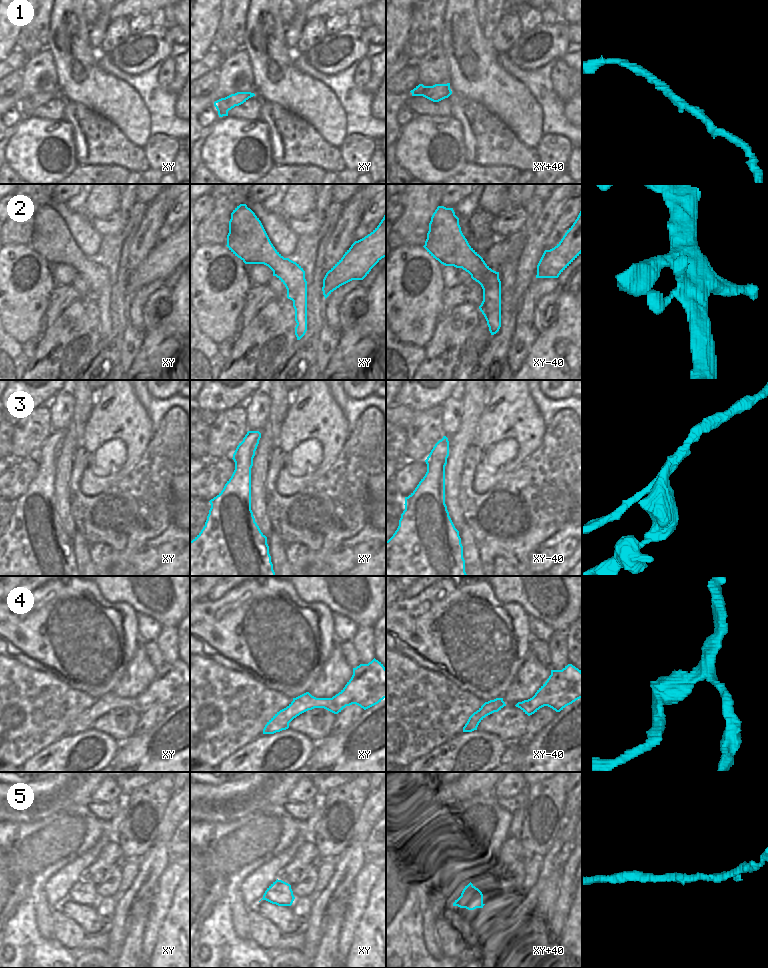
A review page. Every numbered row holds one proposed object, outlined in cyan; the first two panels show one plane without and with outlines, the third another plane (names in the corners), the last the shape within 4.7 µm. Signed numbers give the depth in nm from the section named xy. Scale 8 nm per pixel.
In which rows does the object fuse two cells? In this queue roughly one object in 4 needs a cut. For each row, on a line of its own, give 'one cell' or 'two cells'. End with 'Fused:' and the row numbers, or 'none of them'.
1: one cell
2: one cell
3: two cells
4: one cell
5: one cell
Fused: 3

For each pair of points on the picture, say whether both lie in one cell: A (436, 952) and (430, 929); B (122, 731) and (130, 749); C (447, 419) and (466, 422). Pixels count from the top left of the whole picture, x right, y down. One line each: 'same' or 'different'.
A: same
B: different
C: different

